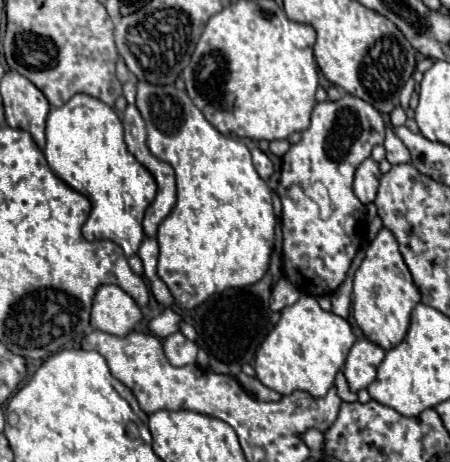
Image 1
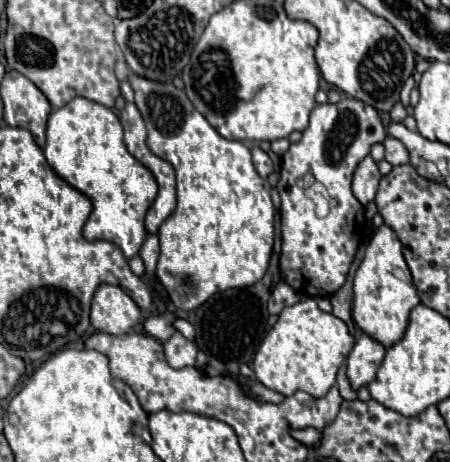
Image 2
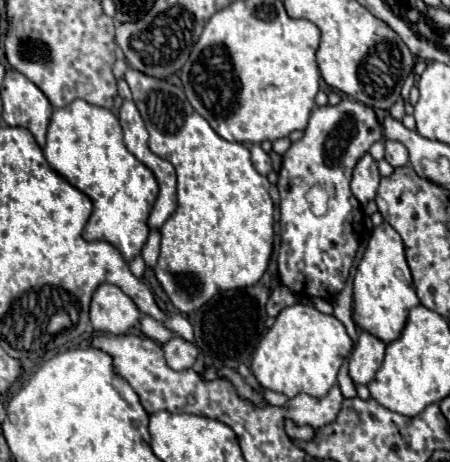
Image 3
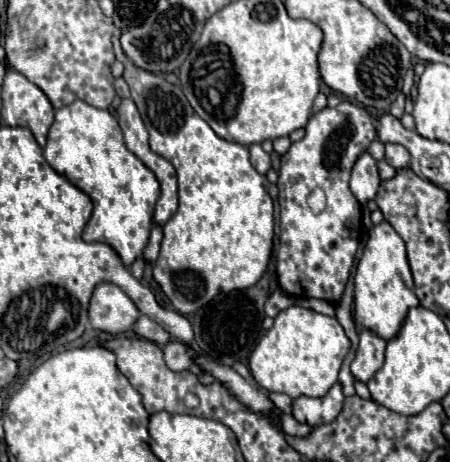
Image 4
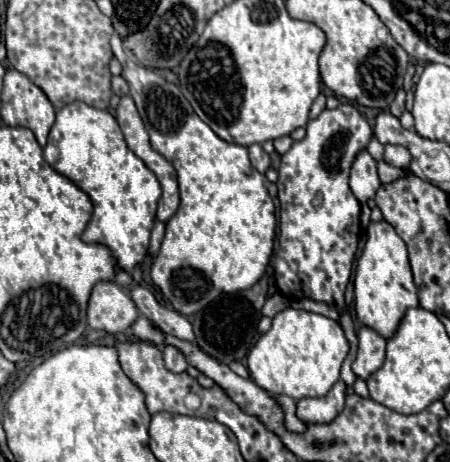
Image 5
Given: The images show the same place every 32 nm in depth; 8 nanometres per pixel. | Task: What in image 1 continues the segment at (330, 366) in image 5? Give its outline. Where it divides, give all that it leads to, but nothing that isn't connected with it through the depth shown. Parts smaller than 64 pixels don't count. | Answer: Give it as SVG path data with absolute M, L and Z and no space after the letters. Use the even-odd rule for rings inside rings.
M302 292L296 304L282 310L280 322L256 352L254 370L264 386L276 390L282 396L292 394L294 390L304 390L320 398L326 396L334 384L334 376L342 368L354 342L356 336L348 320L334 312L322 310L316 296Z

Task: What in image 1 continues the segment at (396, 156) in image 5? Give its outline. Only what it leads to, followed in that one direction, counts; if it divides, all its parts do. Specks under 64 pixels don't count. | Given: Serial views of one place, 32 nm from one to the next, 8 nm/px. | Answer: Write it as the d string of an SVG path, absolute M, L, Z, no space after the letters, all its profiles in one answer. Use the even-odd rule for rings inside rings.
M392 128L386 130L384 148L386 148L386 160L388 160L390 164L404 164L404 162L410 162L410 152L408 152L406 144L392 132Z

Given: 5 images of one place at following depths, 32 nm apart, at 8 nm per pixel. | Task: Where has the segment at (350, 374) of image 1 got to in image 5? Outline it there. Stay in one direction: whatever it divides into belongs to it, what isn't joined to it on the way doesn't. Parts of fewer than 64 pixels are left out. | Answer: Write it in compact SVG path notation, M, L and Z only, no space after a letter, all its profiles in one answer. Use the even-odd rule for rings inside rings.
M360 328L358 332L358 354L356 354L356 362L352 364L352 372L362 378L368 380L368 376L372 376L372 372L376 372L382 364L384 364L384 352L386 352L386 340L376 334L372 328Z

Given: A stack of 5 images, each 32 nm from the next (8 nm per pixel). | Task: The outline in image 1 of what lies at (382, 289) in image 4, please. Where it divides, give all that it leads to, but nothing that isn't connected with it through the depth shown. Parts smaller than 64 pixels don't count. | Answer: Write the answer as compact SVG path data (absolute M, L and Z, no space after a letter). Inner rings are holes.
M382 228L374 242L368 246L366 258L354 276L354 320L370 342L378 344L384 350L390 350L400 344L400 340L404 340L410 326L410 314L418 302L420 292L412 282L408 266L404 264L404 258L398 250L398 242L390 230Z

